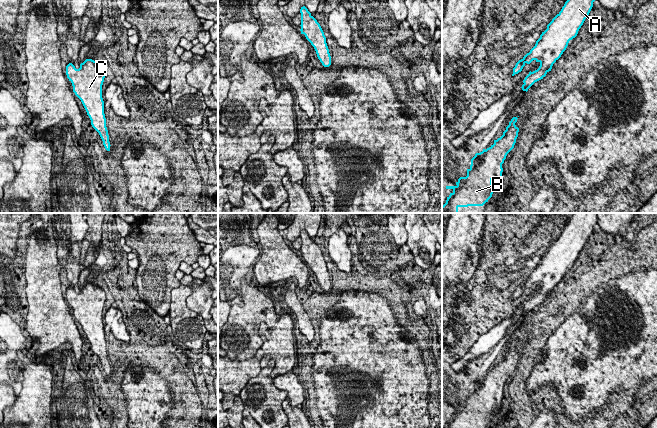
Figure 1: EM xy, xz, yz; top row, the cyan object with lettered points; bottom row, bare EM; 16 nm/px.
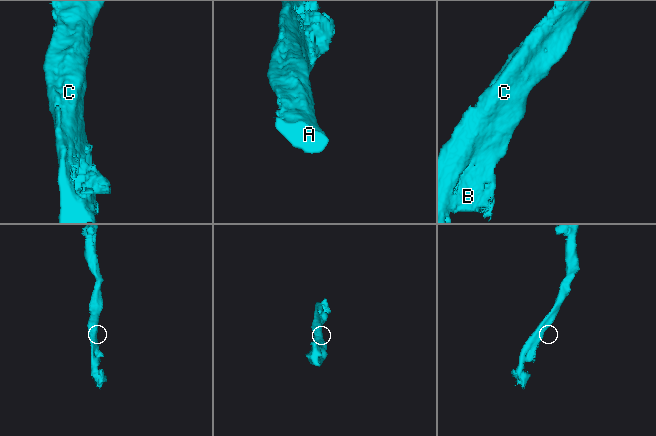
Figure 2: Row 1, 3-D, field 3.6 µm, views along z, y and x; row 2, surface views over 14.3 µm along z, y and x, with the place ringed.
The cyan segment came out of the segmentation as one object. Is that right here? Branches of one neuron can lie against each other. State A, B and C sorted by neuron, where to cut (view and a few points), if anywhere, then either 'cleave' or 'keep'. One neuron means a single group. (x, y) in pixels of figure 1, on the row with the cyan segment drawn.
A B C | no cut | keep

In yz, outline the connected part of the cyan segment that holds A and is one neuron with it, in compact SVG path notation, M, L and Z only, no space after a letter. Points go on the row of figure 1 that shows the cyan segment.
M567 0L561 11L547 25L535 46L513 68L513 74L522 71L525 64L533 60L540 63L537 70L529 72L523 80L522 90L528 89L551 71L553 64L566 50L570 40L575 38L589 15L595 0Z

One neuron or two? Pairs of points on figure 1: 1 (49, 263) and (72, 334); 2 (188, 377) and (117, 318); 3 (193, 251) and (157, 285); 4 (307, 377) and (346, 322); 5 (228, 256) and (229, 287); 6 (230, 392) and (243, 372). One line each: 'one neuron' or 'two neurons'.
1: one neuron
2: two neurons
3: one neuron
4: one neuron
5: one neuron
6: one neuron

